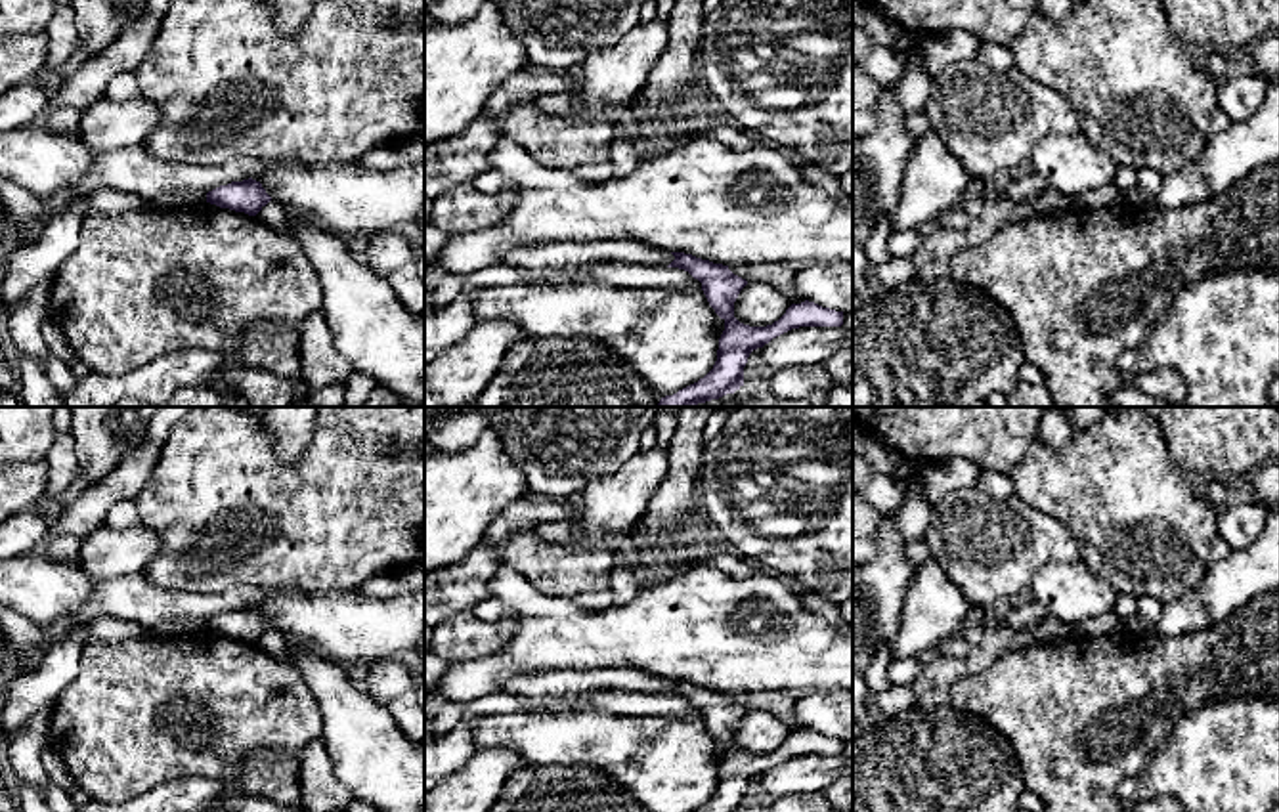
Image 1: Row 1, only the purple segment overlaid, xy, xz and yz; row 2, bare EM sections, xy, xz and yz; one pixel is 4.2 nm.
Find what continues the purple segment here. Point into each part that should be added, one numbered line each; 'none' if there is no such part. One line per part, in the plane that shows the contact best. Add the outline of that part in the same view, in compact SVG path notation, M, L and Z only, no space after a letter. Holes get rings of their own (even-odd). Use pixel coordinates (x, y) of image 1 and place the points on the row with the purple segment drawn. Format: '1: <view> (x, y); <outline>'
none

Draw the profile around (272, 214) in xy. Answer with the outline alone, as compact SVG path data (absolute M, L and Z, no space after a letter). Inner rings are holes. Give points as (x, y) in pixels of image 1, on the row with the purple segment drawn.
M270 201L256 216L275 233L291 237L291 231L287 227L287 214L289 210L285 206Z

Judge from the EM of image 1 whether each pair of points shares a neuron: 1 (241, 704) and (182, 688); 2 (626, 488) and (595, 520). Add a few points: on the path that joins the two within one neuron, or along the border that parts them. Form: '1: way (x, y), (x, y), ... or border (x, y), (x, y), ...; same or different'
1: way (226, 700), (197, 700); same
2: way (620, 495), (603, 512); same

